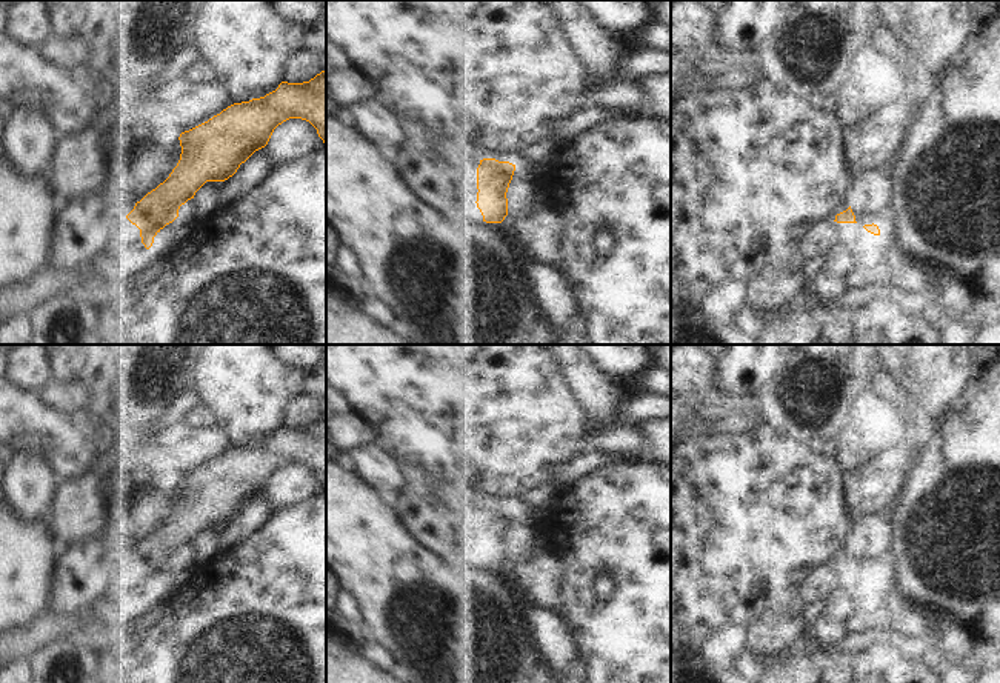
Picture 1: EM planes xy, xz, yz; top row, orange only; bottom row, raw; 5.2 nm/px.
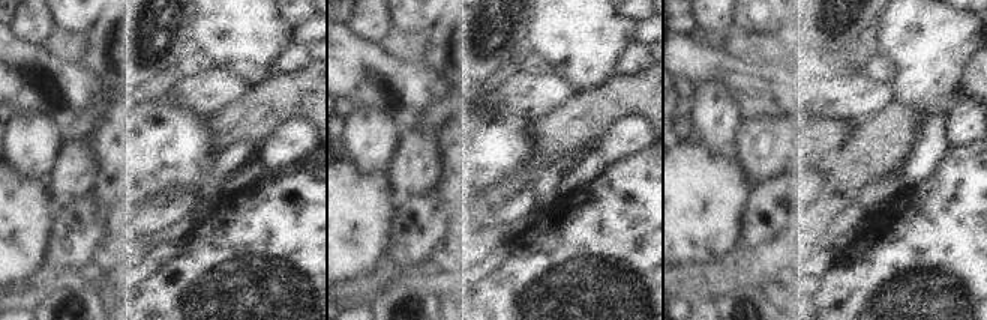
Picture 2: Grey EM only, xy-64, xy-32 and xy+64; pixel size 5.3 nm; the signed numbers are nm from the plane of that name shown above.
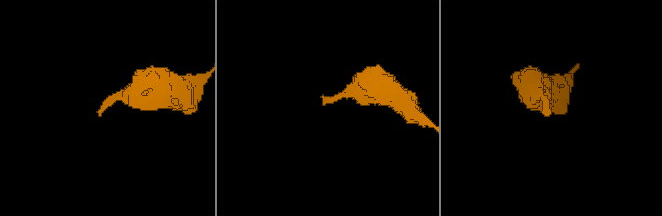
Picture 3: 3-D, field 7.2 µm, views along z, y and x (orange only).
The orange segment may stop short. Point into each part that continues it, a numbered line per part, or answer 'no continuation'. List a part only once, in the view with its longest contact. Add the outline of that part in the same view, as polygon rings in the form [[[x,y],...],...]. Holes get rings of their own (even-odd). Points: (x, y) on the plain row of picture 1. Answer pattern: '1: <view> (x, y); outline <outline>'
1: xy (125, 589); outline [[[112,561],[105,572],[108,597],[103,601],[74,612],[40,611],[25,629],[14,629],[9,660],[29,660],[32,654],[52,641],[94,638],[111,629],[122,614],[146,597],[140,574],[126,561]]]

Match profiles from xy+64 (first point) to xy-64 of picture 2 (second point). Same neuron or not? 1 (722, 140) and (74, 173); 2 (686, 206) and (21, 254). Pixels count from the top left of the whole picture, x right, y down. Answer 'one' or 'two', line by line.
1: two
2: one

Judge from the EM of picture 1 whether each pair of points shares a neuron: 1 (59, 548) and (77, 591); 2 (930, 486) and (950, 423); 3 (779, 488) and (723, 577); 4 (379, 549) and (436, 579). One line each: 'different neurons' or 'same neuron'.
1: different neurons
2: same neuron
3: same neuron
4: same neuron

